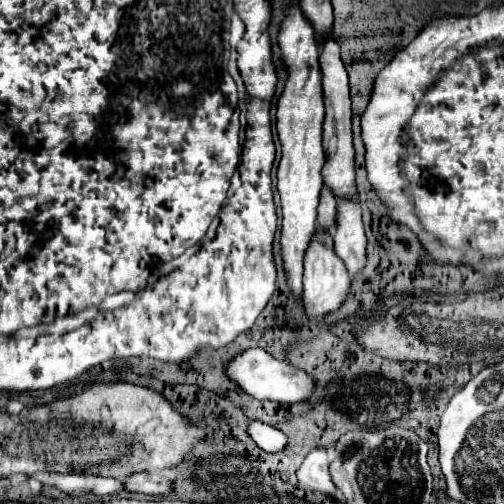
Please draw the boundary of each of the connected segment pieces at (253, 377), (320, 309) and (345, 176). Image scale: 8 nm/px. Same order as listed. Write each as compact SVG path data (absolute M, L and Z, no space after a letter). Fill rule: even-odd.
M247 349L223 365L223 373L253 399L271 399L279 403L297 403L313 393L313 379L283 359L275 359L265 349Z
M317 227L313 239L309 241L309 247L305 251L303 261L305 273L303 273L303 301L305 301L305 313L309 319L323 317L335 309L339 309L349 293L349 275L343 265L343 261L337 257L333 249L333 235L321 227Z
M329 35L321 41L321 73L323 73L323 97L325 97L325 125L323 125L323 145L327 151L327 163L323 169L323 183L333 187L335 197L355 195L355 169L353 169L353 143L351 143L351 97L349 97L349 77L345 63L339 55L337 41Z

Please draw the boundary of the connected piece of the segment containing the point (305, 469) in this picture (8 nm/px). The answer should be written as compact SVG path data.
M313 449L303 465L297 469L297 479L299 483L315 493L315 495L323 495L323 497L337 497L337 487L331 481L331 473L329 473L329 453L327 449Z

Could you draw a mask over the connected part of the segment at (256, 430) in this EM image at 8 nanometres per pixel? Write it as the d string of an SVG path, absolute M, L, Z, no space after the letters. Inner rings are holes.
M249 419L247 435L267 453L279 453L287 445L287 437L279 429L275 429L269 423L263 423L259 419Z

